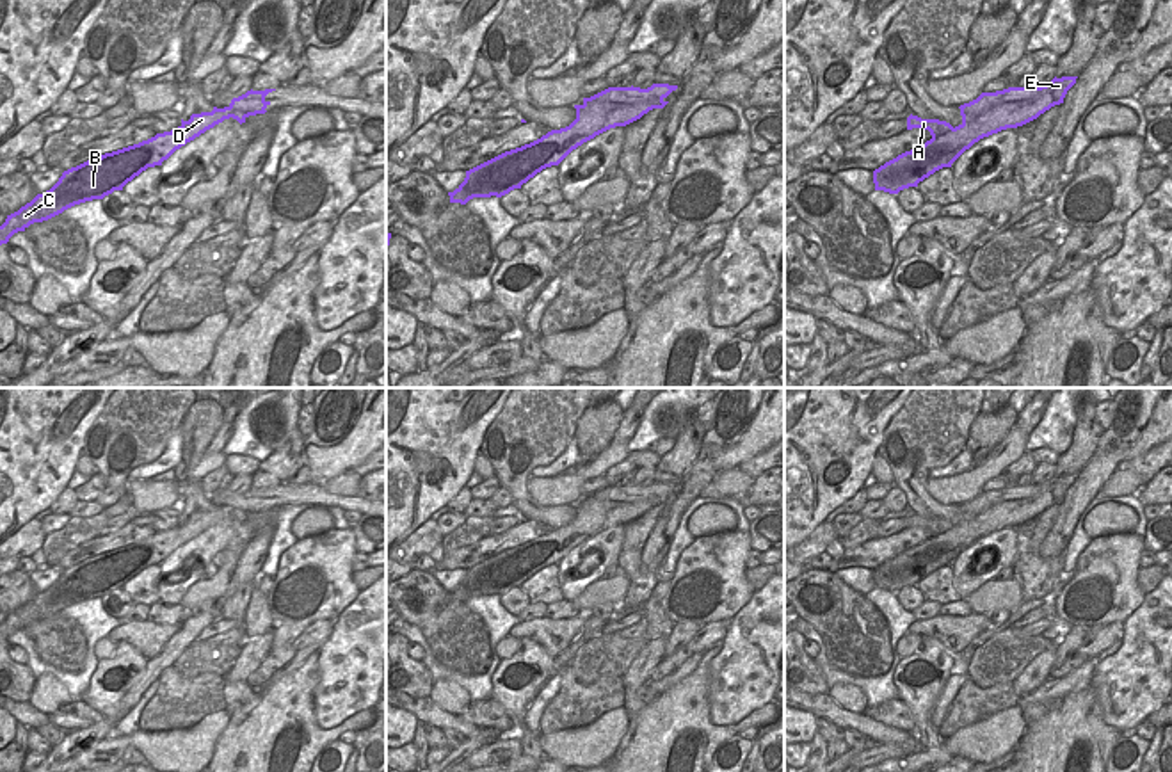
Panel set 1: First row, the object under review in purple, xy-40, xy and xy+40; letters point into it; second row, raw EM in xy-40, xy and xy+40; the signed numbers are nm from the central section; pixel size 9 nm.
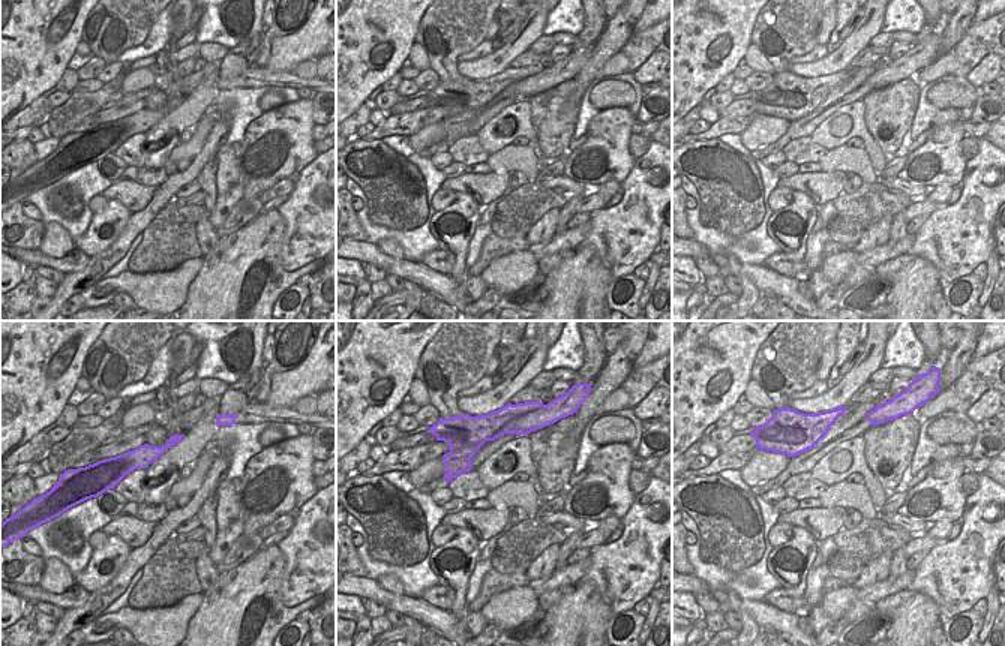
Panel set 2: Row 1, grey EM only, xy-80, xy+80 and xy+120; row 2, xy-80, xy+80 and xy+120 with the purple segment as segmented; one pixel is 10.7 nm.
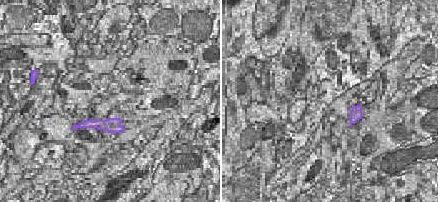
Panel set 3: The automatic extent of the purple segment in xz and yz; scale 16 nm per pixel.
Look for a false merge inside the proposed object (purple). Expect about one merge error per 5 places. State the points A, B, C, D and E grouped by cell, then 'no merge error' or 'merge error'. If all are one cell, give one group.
groups A / B C D E; merge error

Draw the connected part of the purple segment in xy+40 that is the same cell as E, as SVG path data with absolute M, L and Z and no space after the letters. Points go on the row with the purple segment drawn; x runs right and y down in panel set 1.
M1078 76L1053 78L1037 87L1037 96L1023 101L1008 101L992 107L971 123L962 123L951 132L932 137L873 171L875 190L898 194L903 189L918 187L919 181L951 164L975 142L1007 128L1023 126L1055 105L1064 103L1067 91Z

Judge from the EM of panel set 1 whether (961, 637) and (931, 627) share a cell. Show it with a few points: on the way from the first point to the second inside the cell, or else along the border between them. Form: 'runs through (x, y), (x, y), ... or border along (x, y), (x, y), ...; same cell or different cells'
runs through (954, 632), (938, 627); same cell

